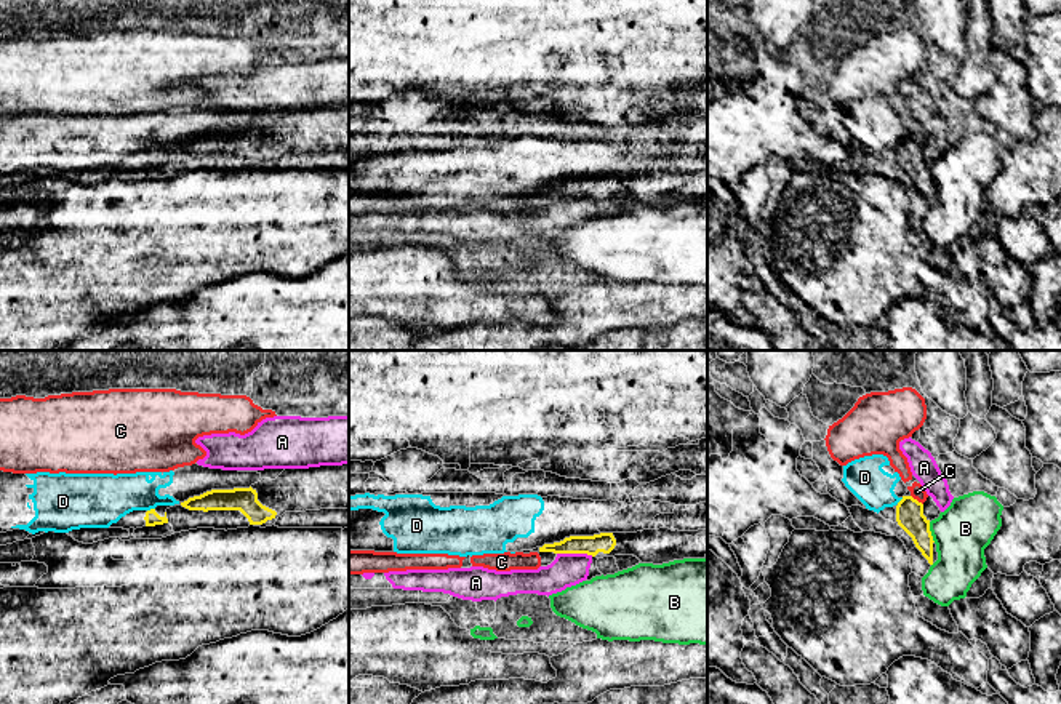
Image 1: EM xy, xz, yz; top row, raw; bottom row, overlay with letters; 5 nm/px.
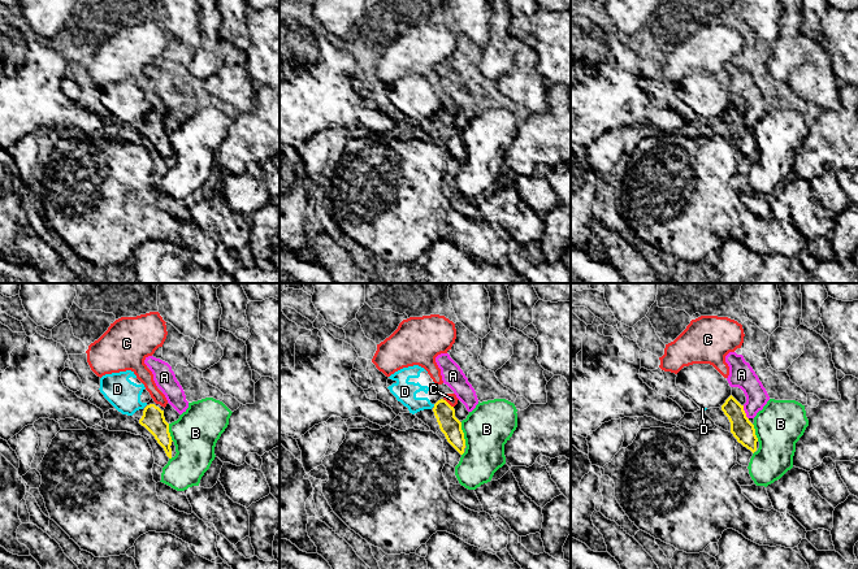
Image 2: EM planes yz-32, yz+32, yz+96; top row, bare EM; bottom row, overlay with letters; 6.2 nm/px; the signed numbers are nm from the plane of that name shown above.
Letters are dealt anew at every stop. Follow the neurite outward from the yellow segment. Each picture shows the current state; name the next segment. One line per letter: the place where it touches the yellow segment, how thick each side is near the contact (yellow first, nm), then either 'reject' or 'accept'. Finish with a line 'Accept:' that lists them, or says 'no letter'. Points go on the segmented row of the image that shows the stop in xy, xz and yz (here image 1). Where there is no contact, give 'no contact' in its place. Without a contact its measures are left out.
A: xz (575, 552) | 100/170 nm | reject
B: yz (930, 532) | 140/280 nm | reject
C: yz (916, 500) | 140/80 nm | reject
D: xy (151, 509) | 70/260 nm | reject
Accept: no letter

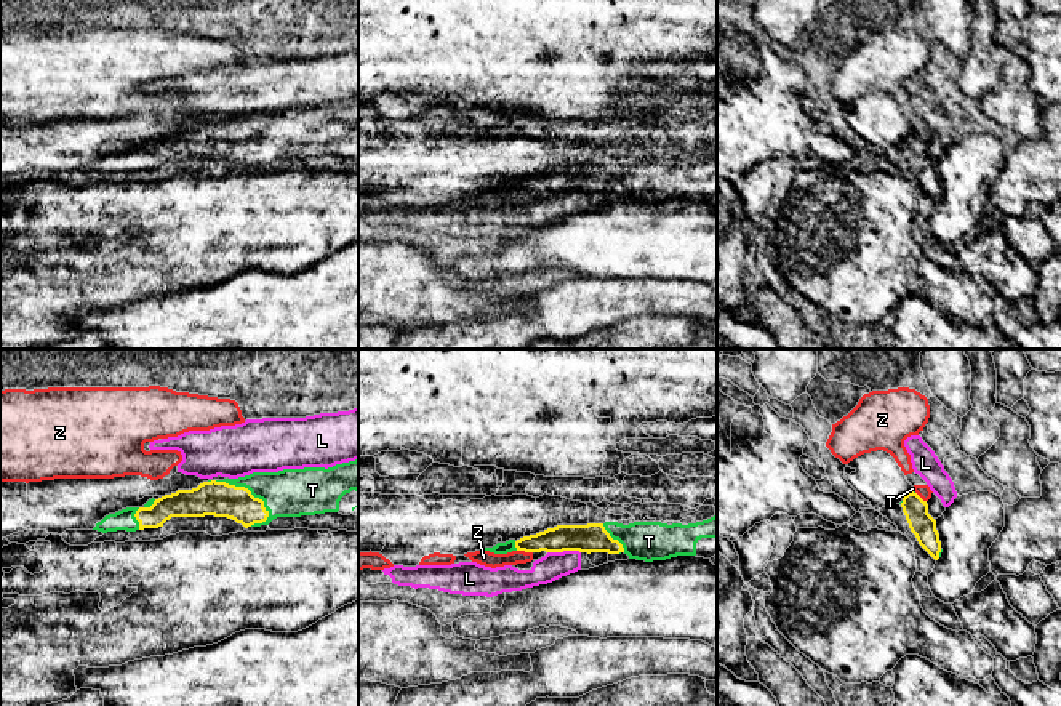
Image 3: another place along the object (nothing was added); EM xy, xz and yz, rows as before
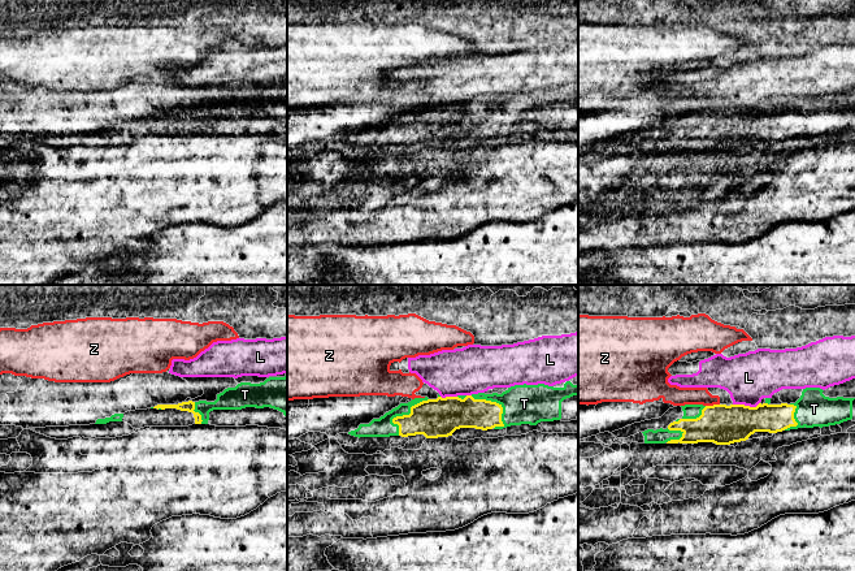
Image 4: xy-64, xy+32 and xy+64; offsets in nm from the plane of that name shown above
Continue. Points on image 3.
L: xz (564, 549) | 140/140 nm | reject
T: xy (248, 490) | 180/240 nm | accept
Z: xz (525, 551) | 130/80 nm | reject
Accept: T

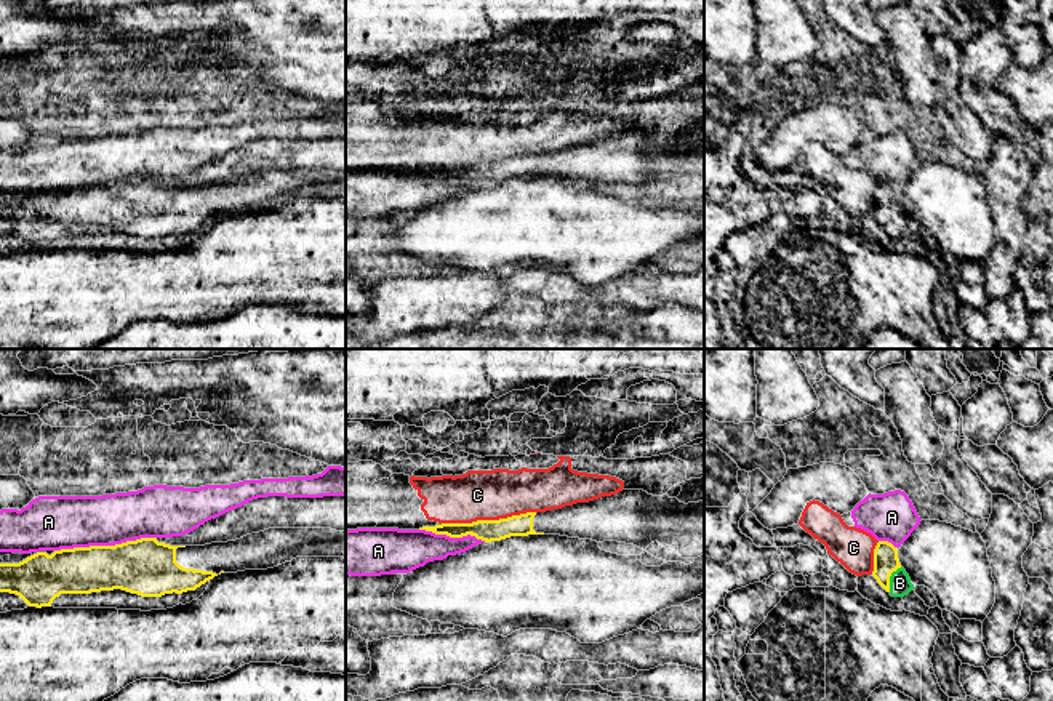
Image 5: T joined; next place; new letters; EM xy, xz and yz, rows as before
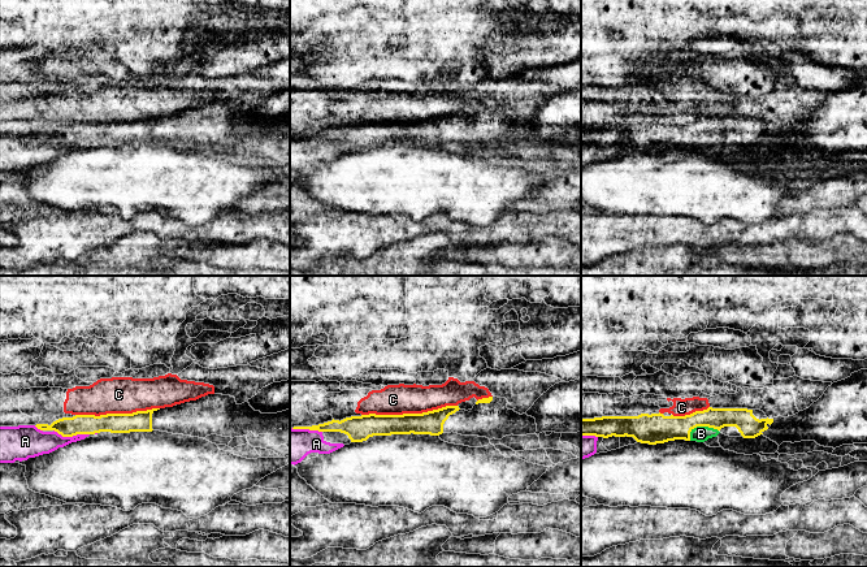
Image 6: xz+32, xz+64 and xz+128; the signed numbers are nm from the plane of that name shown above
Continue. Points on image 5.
A: xy (104, 546) | 280/280 nm | reject
B: yz (888, 578) | 130/110 nm | accept
C: xz (488, 520) | 110/260 nm | reject
Accept: B

